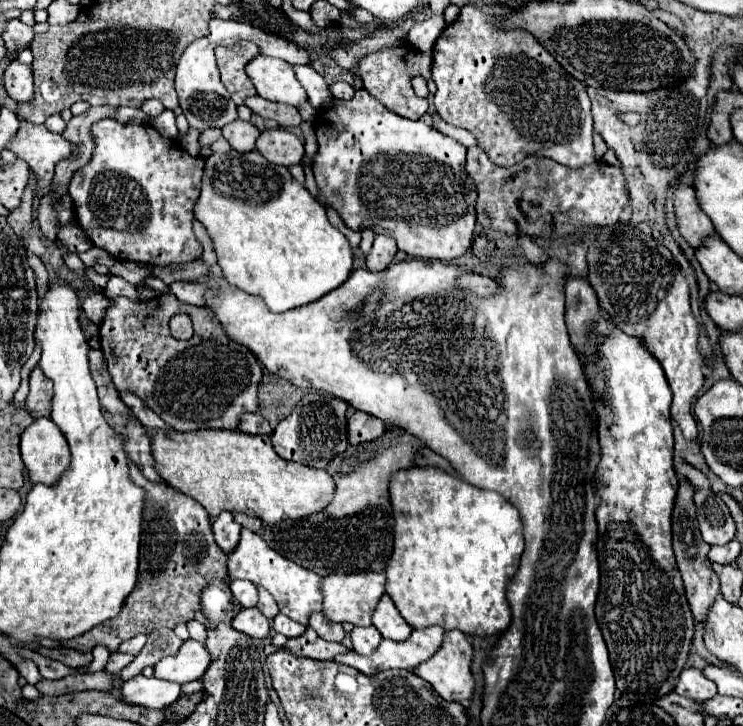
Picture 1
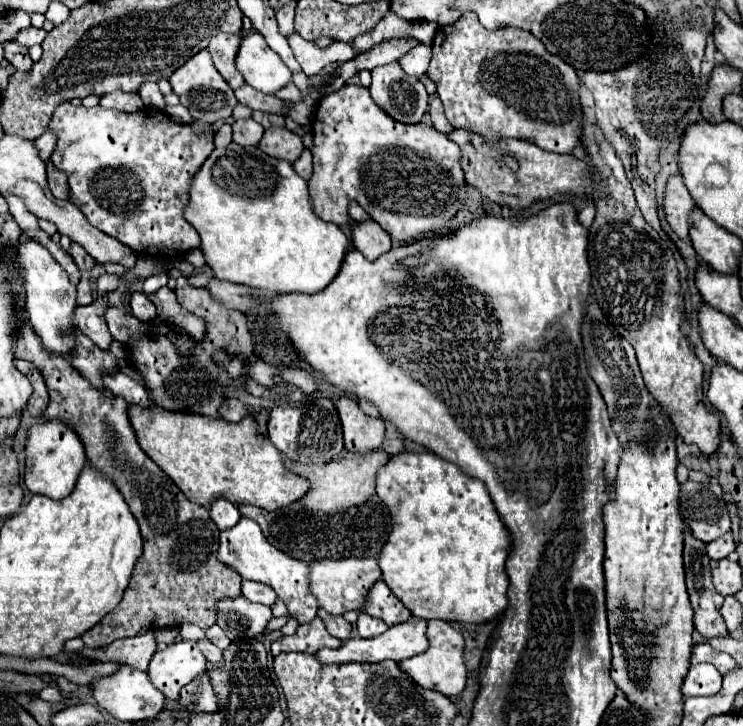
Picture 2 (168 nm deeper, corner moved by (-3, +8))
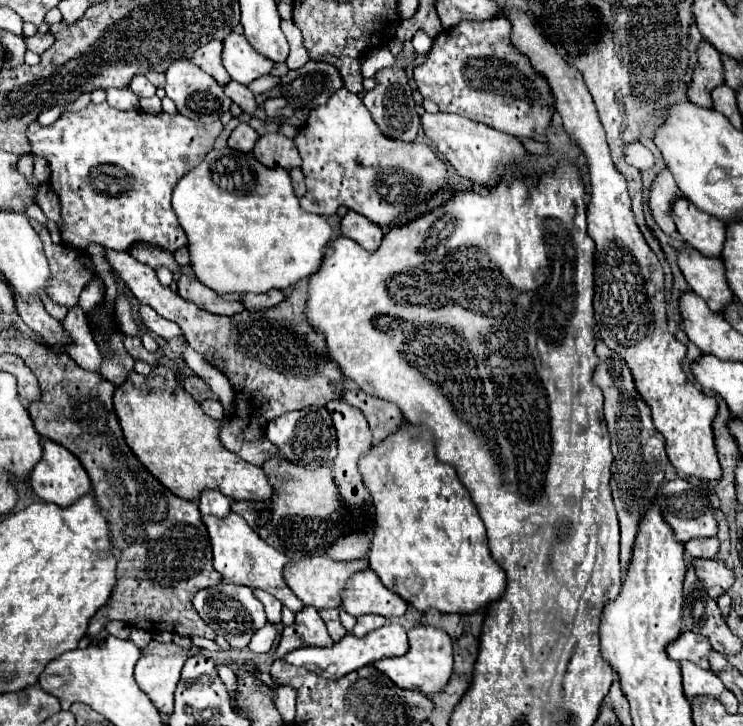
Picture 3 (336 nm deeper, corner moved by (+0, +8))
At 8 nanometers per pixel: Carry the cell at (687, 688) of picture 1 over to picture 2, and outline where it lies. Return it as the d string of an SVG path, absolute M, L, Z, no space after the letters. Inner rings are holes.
M696 664L690 666L684 684L682 694L688 696L714 696L722 688L722 676L716 670L714 664Z

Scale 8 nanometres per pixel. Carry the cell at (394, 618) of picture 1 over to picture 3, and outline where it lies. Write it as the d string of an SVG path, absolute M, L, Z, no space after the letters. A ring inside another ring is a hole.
M361 570L349 578L345 592L341 592L341 608L355 618L363 614L399 618L405 614L407 602L385 588L373 570Z

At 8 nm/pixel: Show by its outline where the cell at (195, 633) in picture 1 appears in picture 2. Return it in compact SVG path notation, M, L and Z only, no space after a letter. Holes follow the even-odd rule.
M204 636L204 638L200 638L198 648L202 650L202 654L204 654L210 662L220 662L220 660L222 660L222 650L220 650L218 646L214 646L206 636Z

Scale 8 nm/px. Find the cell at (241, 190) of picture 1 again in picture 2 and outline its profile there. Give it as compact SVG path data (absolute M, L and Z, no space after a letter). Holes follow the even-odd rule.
M230 142L226 148L216 148L204 162L204 166L198 170L198 174L192 180L192 188L190 188L190 202L184 210L184 218L190 220L190 224L200 232L202 238L202 252L206 262L210 264L210 268L214 270L214 276L220 280L228 280L228 282L236 282L236 284L244 284L250 288L262 288L262 290L272 290L272 292L280 292L280 294L290 294L290 292L298 292L298 294L316 294L320 290L324 290L338 274L344 256L348 252L350 240L346 238L346 234L330 222L324 222L320 216L316 216L312 202L310 202L310 194L308 194L308 186L306 180L302 180L290 162L284 160L276 160L272 156L266 156L264 152L260 152L260 148L256 146L238 146L234 142Z

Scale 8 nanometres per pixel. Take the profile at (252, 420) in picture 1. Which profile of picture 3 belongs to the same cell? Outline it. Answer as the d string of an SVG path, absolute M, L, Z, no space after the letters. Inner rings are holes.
M203 400L203 402L201 402L201 410L203 410L209 418L213 418L213 420L225 418L225 412L223 412L223 406L221 406L219 400Z

